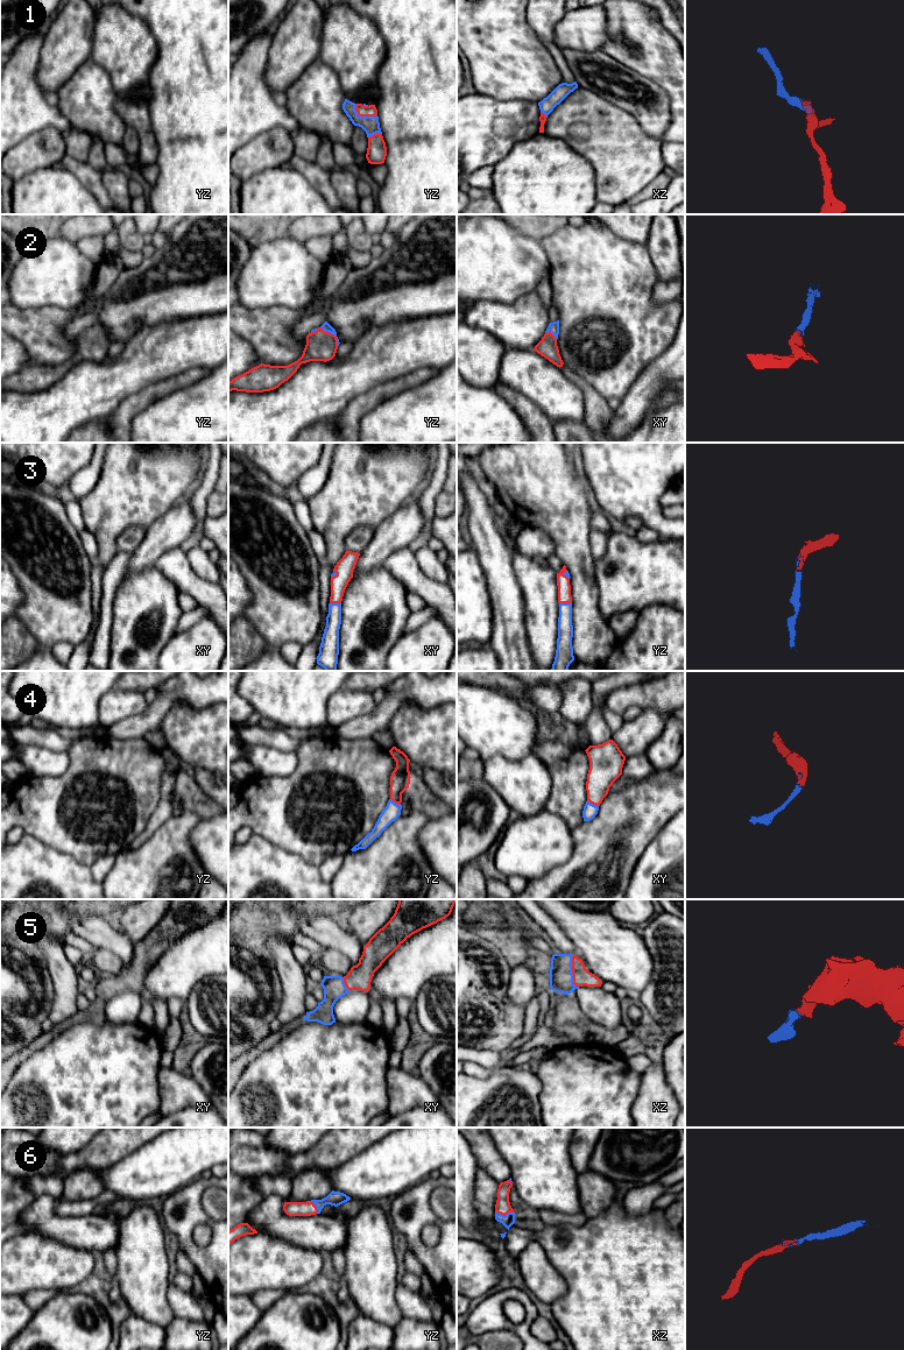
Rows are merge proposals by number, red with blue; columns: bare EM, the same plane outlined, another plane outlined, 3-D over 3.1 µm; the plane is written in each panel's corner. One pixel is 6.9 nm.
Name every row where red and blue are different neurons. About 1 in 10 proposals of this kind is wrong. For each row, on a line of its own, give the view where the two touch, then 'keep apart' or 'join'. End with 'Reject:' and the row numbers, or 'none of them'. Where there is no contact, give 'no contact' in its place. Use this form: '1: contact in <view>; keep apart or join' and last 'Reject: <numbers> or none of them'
1: contact in yz; join
2: contact in yz; join
3: contact in yz; join
4: contact in xy; join
5: contact in xz; join
6: contact in xz; join
Reject: none of them

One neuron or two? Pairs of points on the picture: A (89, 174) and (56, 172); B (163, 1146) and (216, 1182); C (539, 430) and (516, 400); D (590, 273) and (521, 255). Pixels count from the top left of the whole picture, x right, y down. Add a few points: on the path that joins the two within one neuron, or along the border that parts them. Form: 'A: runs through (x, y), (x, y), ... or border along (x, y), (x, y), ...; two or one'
A: border along (59, 164), (69, 169), (92, 193); two
B: border along (202, 1177), (177, 1189); two
C: runs through (537, 423), (523, 407); one
D: border along (539, 241), (549, 262), (550, 274); two

